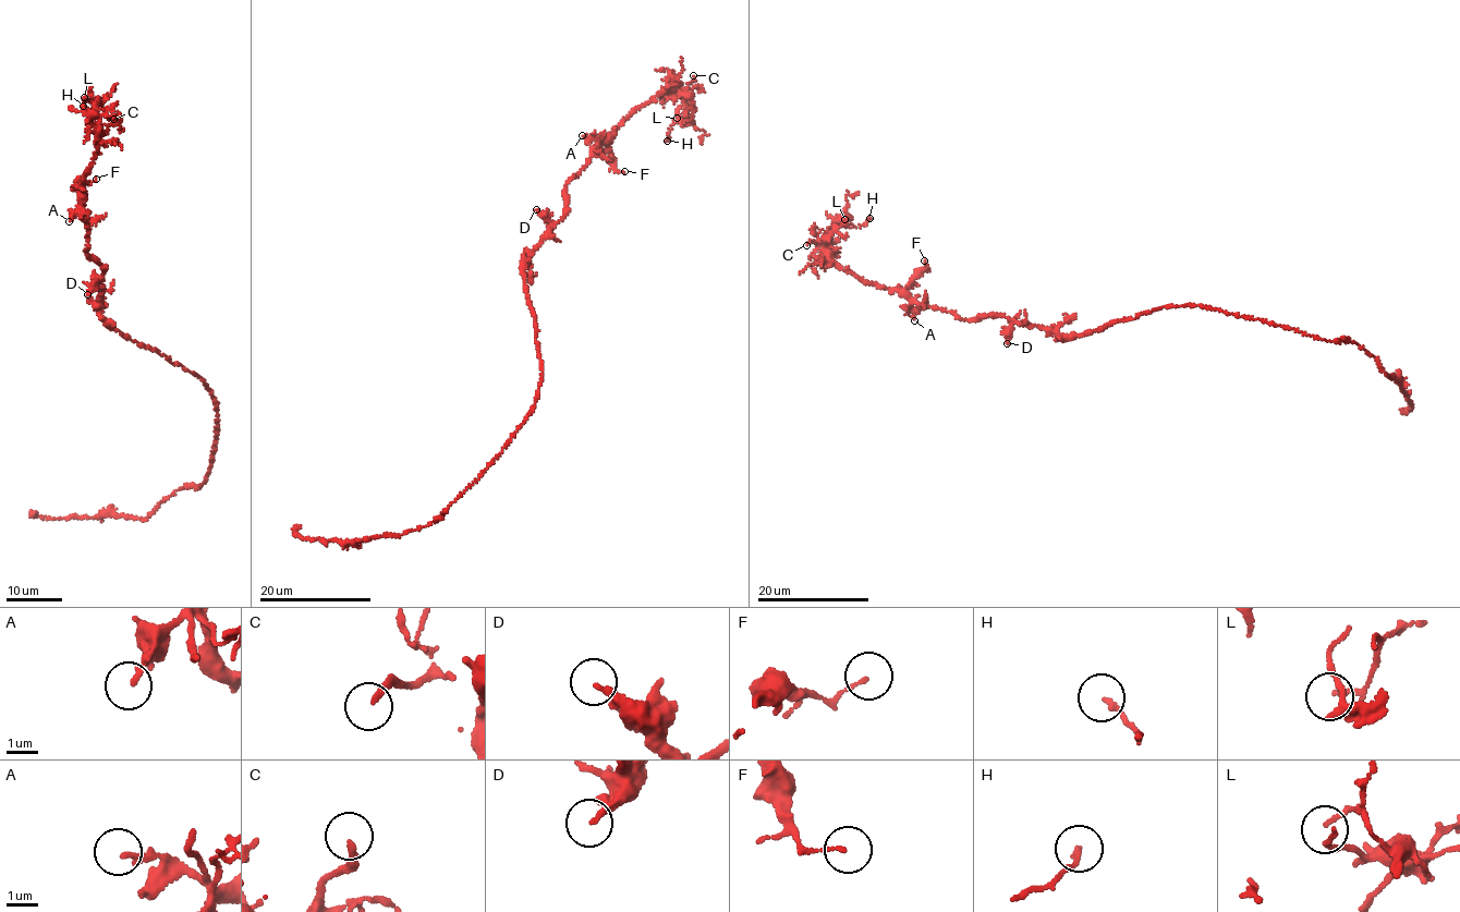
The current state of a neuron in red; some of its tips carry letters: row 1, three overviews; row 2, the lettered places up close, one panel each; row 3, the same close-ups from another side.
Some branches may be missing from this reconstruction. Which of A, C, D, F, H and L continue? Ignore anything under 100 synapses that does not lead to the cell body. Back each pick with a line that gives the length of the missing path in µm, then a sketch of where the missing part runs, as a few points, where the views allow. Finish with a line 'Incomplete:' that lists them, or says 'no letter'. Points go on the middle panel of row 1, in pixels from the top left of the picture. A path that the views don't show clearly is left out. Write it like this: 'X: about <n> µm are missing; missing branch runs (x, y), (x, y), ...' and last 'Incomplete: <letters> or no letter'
C: about 70 µm are missing; missing branch runs (693, 75), (700, 65), (709, 71), (713, 82), (685, 109), (676, 130), (693, 136), (695, 125), (692, 124)
Incomplete: C

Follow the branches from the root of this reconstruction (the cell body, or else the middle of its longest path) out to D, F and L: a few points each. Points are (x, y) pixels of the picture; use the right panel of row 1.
D: (1123, 319), (1099, 330), (1062, 337), (1055, 331), (1014, 321), (1007, 343)
F: (1123, 319), (1062, 337), (997, 314), (962, 319), (921, 305), (907, 293), (908, 283), (923, 271), (924, 260)
L: (1123, 319), (1062, 337), (997, 314), (962, 319), (919, 305), (834, 262), (824, 234), (834, 219), (844, 219)

